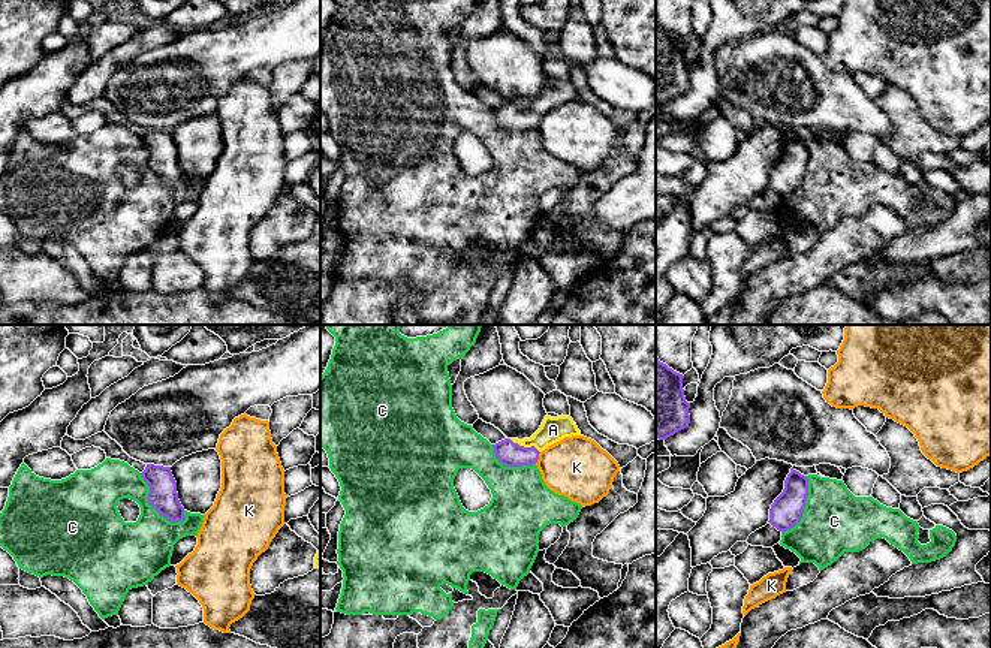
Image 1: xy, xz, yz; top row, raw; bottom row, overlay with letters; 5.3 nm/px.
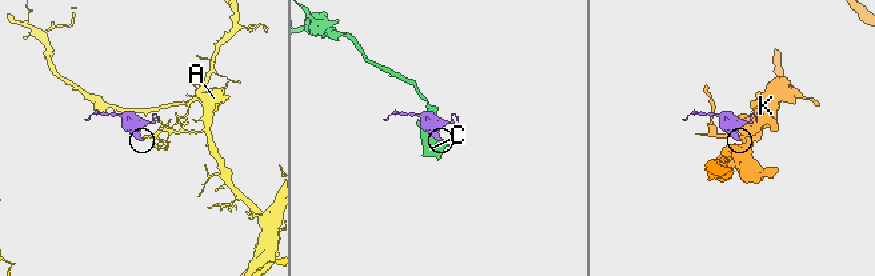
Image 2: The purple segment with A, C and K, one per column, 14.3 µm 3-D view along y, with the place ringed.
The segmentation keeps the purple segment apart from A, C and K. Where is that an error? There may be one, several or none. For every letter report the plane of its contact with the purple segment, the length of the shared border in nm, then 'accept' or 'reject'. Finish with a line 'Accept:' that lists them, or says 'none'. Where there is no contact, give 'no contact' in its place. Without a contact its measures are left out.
A: xz | 180 nm | accept
C: xy | 360 nm | reject
K: xz | 70 nm | reject
Accept: A

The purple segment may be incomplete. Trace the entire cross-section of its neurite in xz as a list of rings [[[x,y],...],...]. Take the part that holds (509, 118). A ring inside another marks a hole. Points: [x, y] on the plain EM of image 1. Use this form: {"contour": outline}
{"contour": [[[545,81],[540,93],[524,105],[504,103],[493,109],[496,123],[506,132],[533,130],[539,118],[564,102],[581,100],[570,81]]]}

